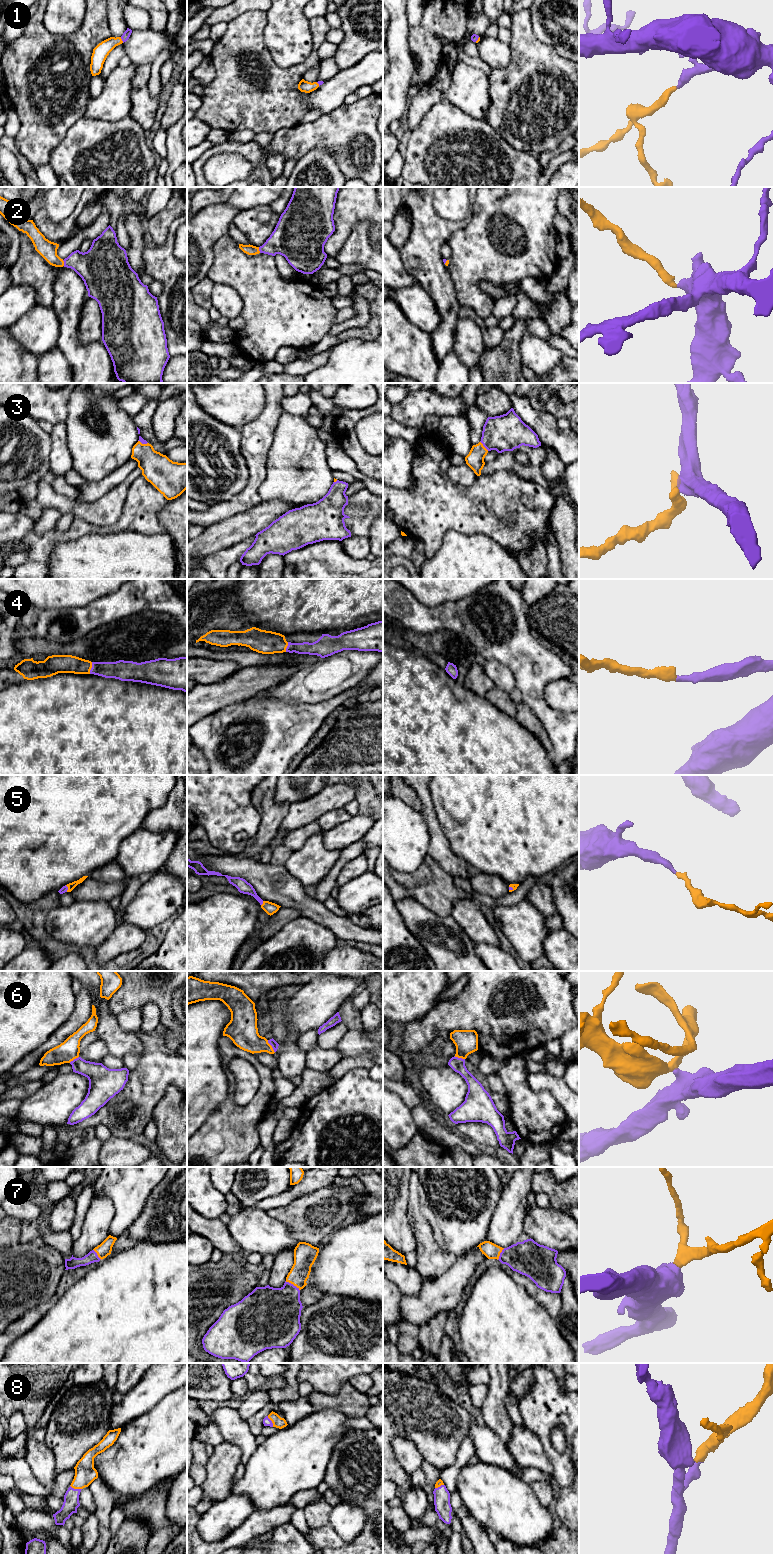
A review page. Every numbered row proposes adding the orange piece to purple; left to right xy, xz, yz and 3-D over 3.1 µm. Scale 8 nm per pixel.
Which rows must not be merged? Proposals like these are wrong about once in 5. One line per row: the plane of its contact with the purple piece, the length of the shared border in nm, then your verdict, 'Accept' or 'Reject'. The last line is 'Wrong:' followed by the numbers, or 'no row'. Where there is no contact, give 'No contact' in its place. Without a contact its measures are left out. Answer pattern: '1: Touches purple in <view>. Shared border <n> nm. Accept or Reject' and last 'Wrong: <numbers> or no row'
1: Touches purple in xy. Shared border 50 nm. Accept
2: Touches purple in xy. Shared border 50 nm. Accept
3: Touches purple in yz. Shared border 100 nm. Accept
4: Touches purple in xy. Shared border 100 nm. Accept
5: Touches purple in xz. Shared border 40 nm. Accept
6: Touches purple in xz. Shared border 120 nm. Accept
7: Touches purple in xz. Shared border 140 nm. Accept
8: Touches purple in xy. Shared border 100 nm. Accept
Wrong: no row

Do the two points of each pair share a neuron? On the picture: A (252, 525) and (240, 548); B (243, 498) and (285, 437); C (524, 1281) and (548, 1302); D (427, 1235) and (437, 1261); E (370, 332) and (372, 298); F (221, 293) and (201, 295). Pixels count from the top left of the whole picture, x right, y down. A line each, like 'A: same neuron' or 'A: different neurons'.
A: different neurons
B: different neurons
C: same neuron
D: same neuron
E: same neuron
F: different neurons

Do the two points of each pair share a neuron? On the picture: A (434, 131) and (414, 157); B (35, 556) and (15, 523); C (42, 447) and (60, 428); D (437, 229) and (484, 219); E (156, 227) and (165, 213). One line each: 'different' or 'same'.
A: same
B: different
C: different
D: different
E: same

